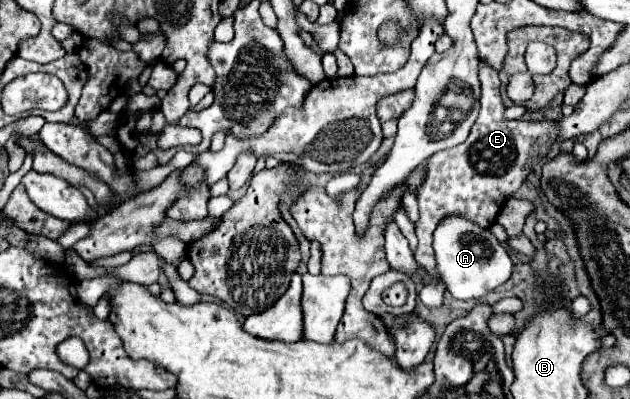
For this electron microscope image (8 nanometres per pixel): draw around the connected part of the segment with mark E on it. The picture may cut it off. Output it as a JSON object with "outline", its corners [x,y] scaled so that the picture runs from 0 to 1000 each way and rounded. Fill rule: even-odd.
{"outline":[[[760,148],[760,203],[763,273],[744,343],[725,368],[694,378],[694,388],[684,388],[671,409],[675,449],[665,469],[668,549],[662,554],[665,619],[659,649],[690,694],[694,674],[684,624],[684,589],[694,559],[713,534],[732,534],[763,569],[779,569],[805,494],[811,494],[833,459],[846,419],[868,393],[875,363],[884,353],[884,298],[802,298],[802,263],[795,258],[792,233],[792,178],[786,168],[776,168],[770,148]]]}

